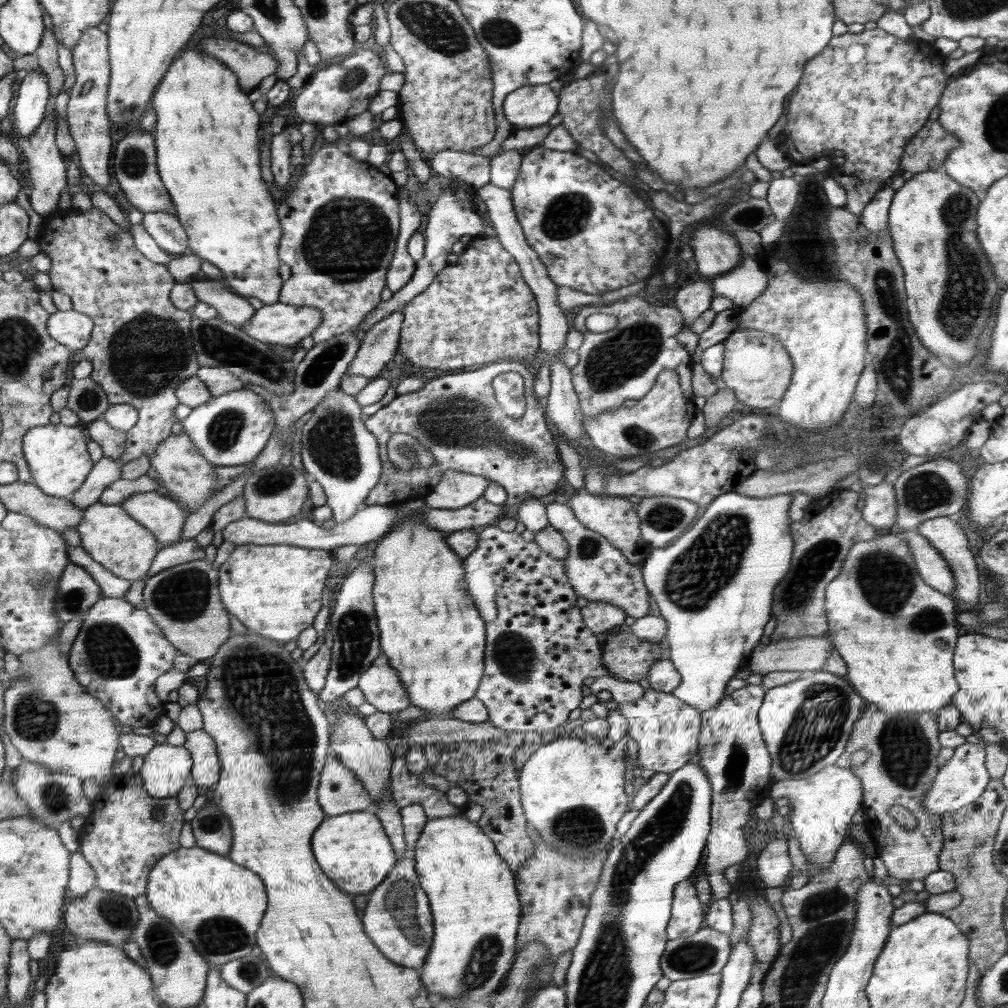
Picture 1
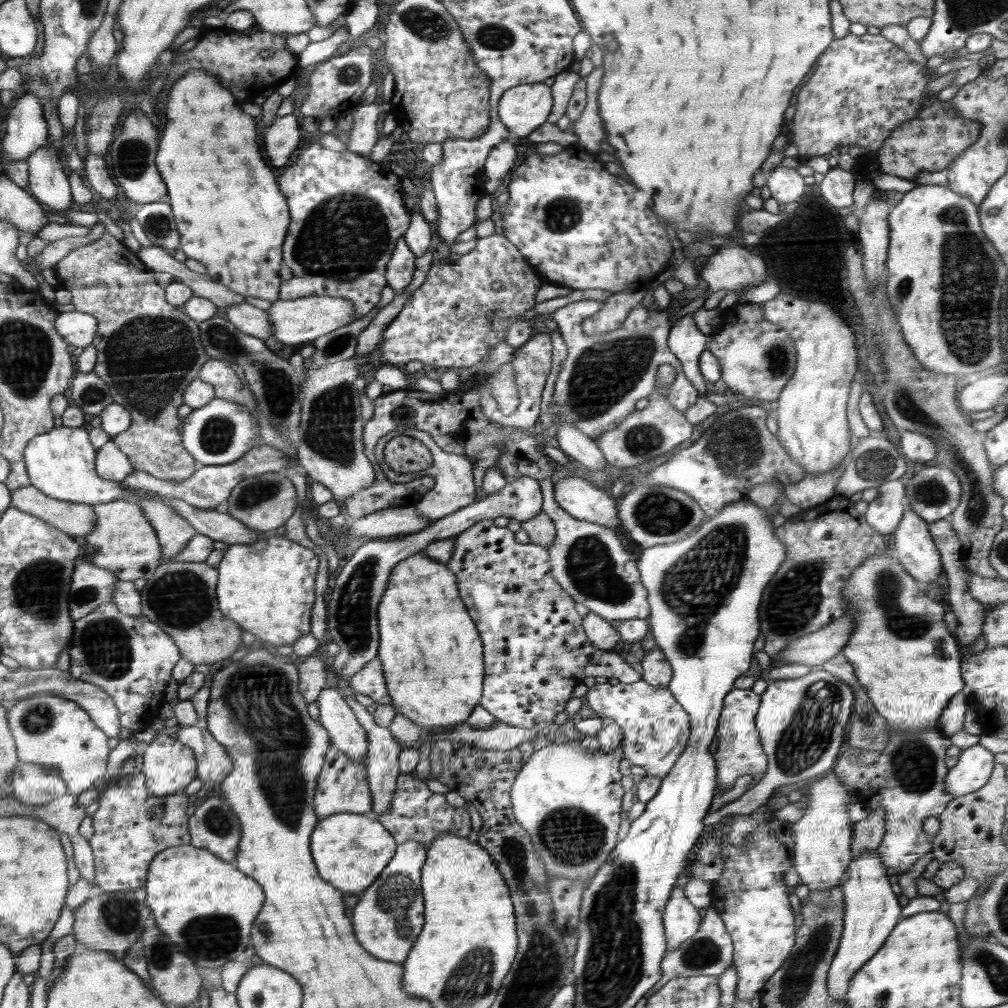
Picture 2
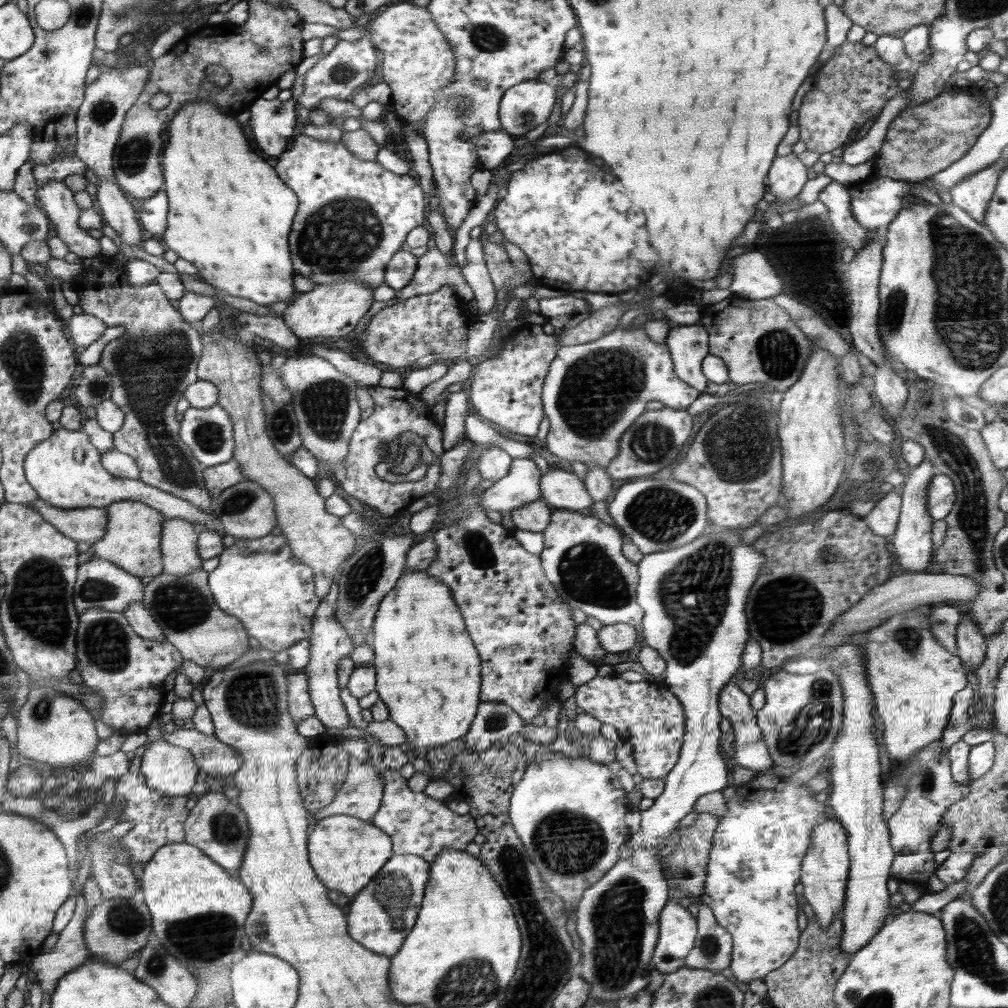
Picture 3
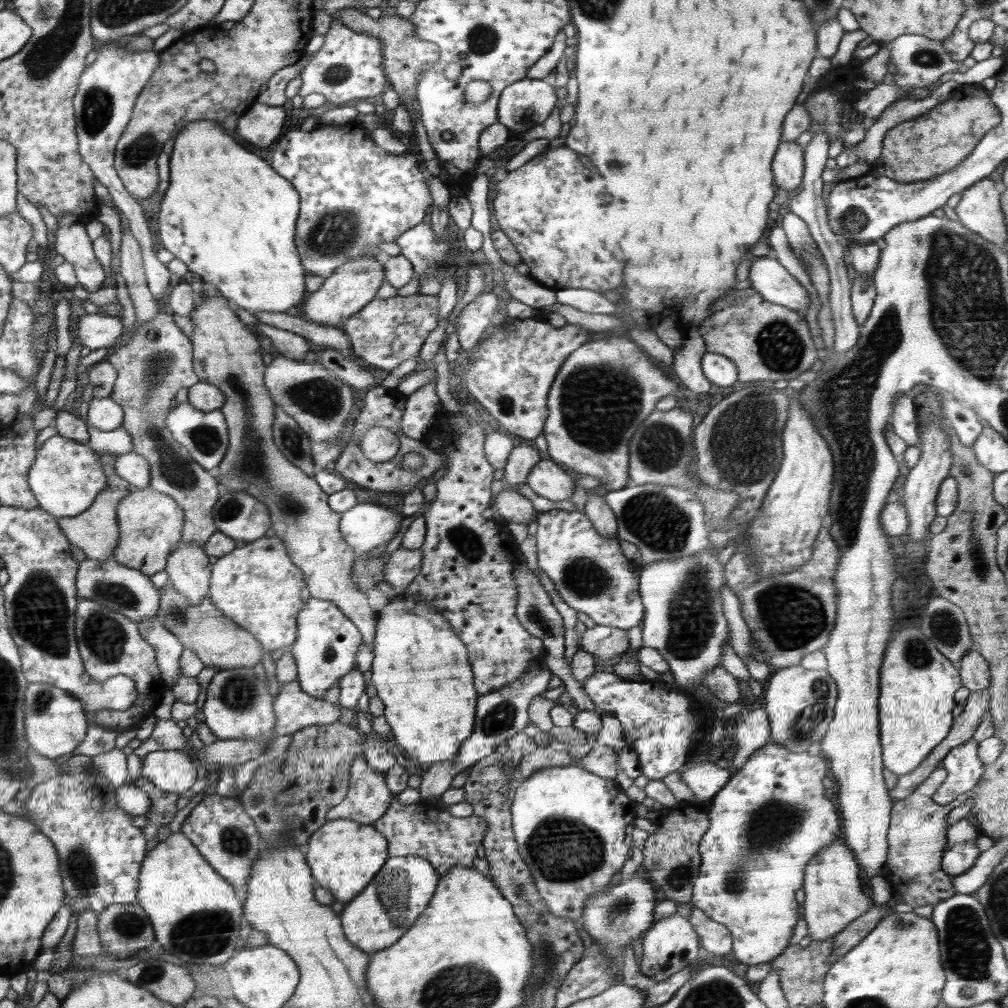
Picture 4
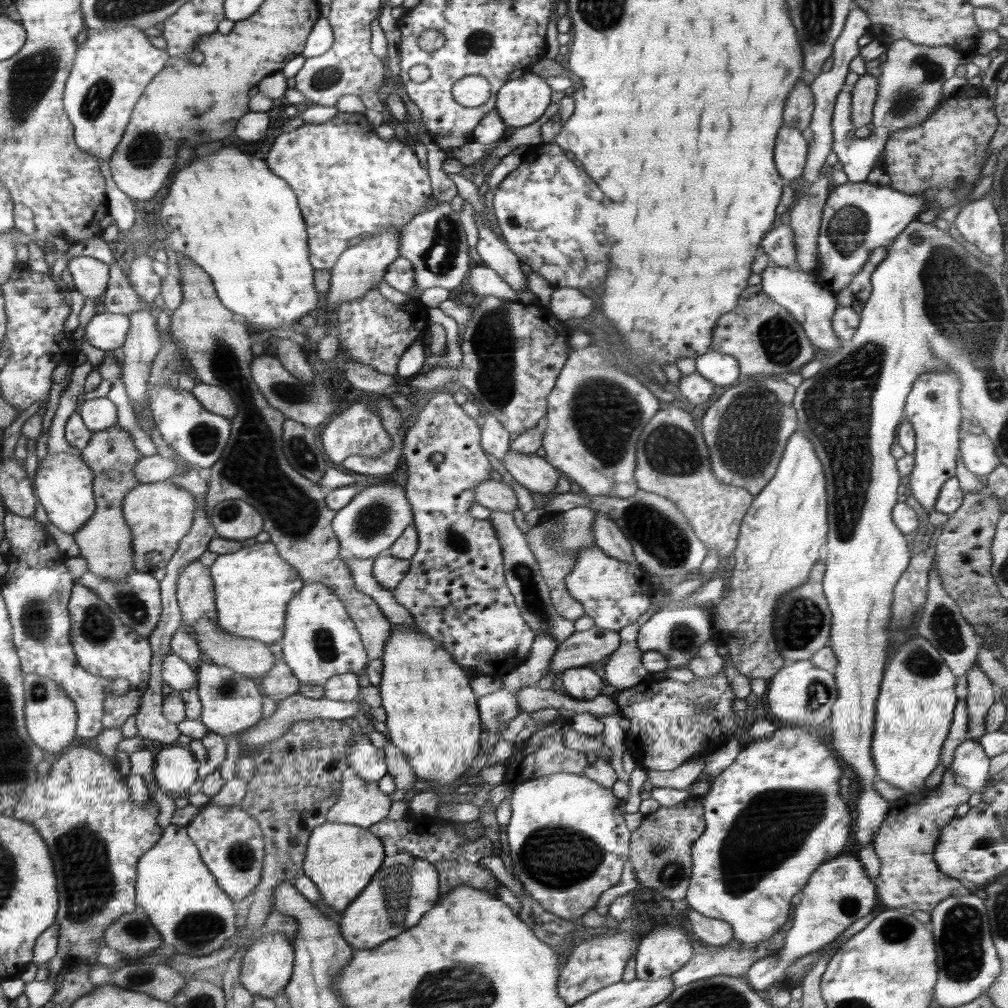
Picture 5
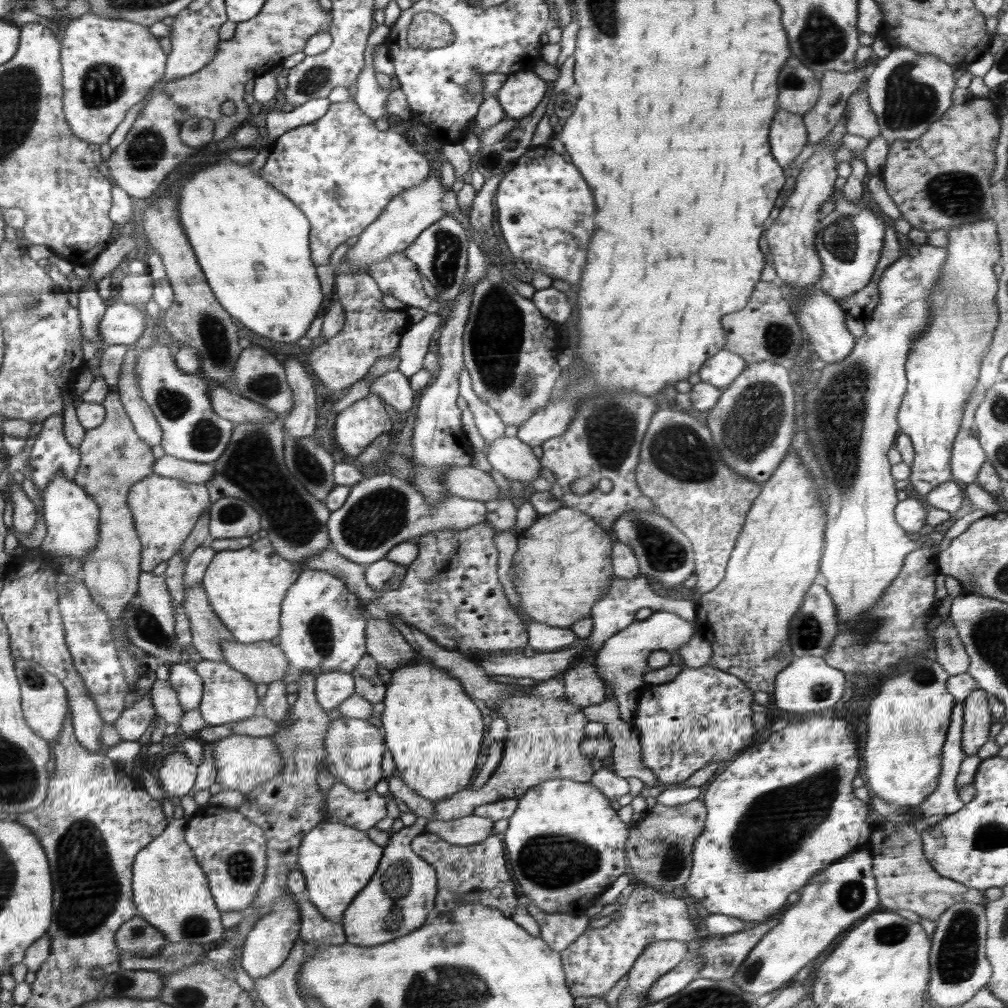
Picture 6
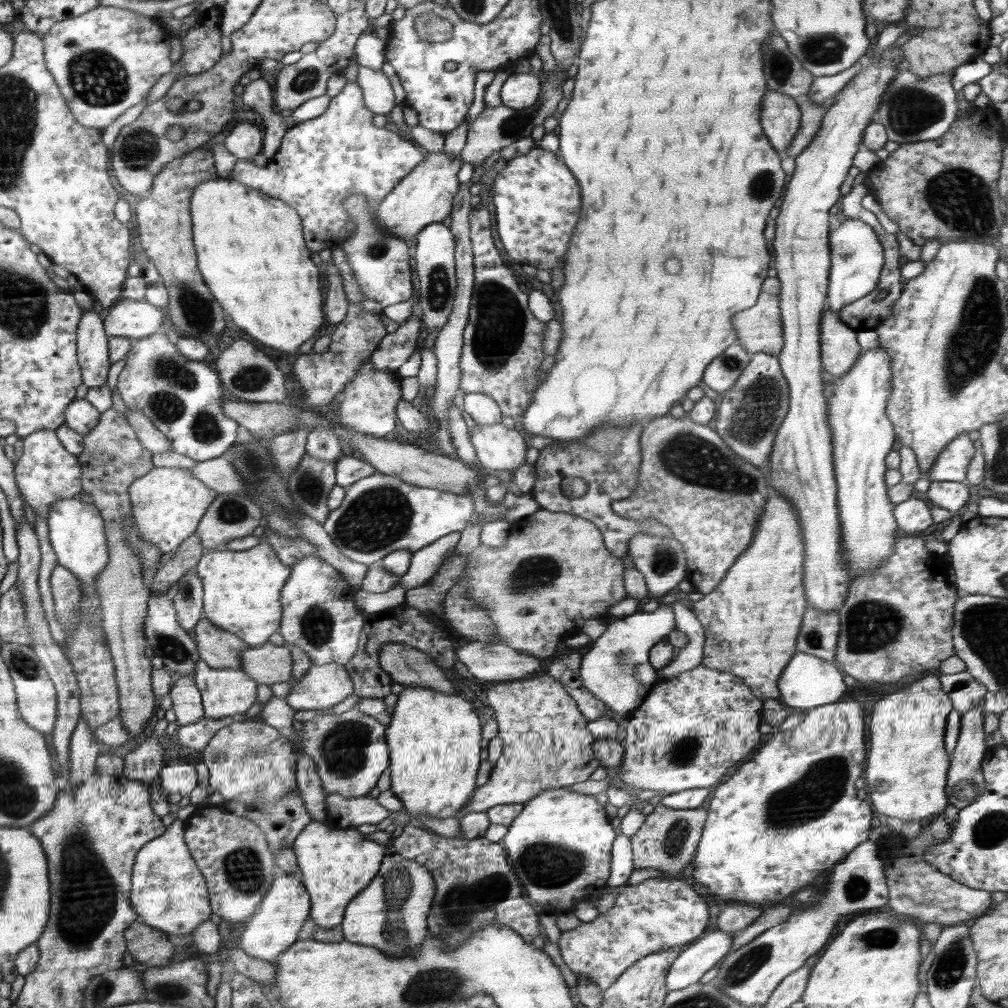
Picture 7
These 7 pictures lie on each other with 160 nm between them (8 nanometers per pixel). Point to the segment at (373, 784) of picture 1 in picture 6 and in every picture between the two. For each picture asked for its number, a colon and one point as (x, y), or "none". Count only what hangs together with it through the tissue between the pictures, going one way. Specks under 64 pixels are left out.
2: (335, 714)
3: (329, 641)
4: (327, 641)
5: (321, 640)
6: (322, 632)

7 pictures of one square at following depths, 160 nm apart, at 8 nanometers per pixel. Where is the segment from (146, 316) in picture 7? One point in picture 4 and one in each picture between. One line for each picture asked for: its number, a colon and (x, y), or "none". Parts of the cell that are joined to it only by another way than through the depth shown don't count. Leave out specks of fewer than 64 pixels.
4: (97, 330)
5: (108, 331)
6: (122, 324)

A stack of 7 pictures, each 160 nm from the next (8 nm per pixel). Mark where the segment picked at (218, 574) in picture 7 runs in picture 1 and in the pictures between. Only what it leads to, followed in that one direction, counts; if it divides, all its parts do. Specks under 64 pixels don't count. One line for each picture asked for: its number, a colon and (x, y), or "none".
1: (276, 590)
2: (266, 587)
3: (258, 581)
4: (258, 587)
5: (253, 586)
6: (246, 586)

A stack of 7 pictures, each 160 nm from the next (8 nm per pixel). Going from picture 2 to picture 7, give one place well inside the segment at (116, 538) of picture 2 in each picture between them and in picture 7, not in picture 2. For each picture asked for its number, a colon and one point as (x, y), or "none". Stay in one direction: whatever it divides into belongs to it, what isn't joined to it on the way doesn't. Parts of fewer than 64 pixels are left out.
3: (133, 541)
4: (150, 523)
5: (160, 514)
6: (166, 510)
7: (167, 504)

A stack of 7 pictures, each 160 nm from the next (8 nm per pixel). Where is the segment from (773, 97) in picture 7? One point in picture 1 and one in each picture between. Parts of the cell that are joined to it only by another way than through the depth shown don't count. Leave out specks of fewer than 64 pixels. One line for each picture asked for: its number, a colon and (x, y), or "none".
1: (782, 194)
2: (786, 185)
3: (787, 175)
4: (788, 165)
5: (790, 154)
6: (788, 134)

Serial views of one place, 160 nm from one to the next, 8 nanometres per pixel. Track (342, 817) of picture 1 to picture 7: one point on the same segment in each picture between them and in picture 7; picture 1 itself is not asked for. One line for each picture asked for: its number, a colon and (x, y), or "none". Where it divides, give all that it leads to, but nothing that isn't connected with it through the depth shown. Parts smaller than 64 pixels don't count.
2: (351, 849)
3: (346, 852)
4: (344, 855)
5: (341, 858)
6: (336, 860)
7: (336, 864)

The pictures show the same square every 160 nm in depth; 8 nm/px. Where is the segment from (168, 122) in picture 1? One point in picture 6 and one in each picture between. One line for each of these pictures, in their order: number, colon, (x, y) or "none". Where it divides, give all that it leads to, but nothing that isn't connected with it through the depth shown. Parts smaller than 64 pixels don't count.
2: (231, 217)
3: (229, 214)
4: (226, 214)
5: (242, 224)
6: (254, 243)

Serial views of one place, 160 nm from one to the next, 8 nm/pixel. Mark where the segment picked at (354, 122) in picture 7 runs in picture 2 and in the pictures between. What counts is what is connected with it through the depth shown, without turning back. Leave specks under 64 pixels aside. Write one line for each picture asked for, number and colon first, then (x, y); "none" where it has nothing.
2: (347, 214)
3: (354, 215)
4: (356, 196)
5: (351, 183)
6: (343, 172)

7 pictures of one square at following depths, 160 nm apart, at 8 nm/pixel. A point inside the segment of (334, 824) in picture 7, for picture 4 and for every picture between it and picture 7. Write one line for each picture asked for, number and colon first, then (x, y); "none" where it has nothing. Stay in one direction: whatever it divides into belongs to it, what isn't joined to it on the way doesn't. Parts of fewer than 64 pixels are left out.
4: (367, 800)
5: (361, 803)
6: (362, 810)

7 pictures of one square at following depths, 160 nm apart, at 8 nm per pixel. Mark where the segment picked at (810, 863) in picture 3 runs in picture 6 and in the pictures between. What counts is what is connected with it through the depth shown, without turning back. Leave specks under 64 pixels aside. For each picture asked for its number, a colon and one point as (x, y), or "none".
4: (834, 896)
5: (838, 892)
6: (836, 897)

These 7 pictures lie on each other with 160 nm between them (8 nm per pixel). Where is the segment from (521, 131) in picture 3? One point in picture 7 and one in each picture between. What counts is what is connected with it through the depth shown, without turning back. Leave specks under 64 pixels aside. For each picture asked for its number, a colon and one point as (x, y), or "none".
4: (525, 104)
5: (521, 101)
6: (521, 93)
7: (520, 91)

